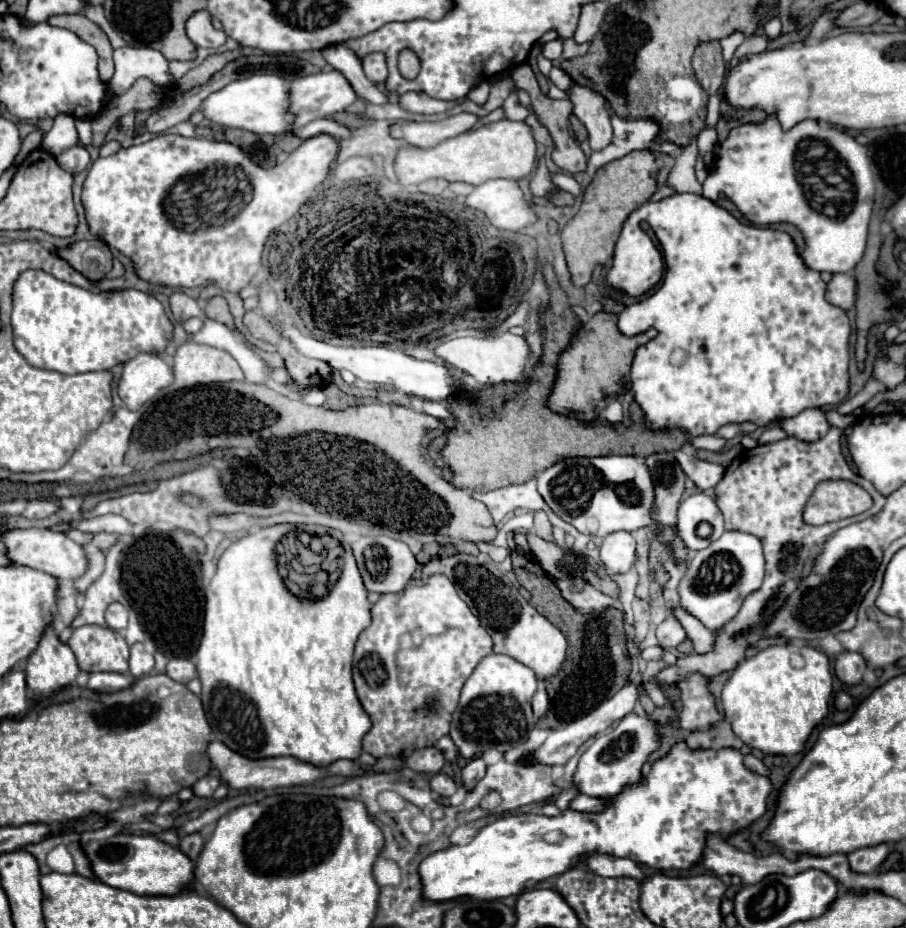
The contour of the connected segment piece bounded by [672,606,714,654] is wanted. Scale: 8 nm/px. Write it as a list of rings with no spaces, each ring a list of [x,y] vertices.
[[[676,606],[672,608],[672,614],[678,618],[678,622],[682,624],[682,628],[686,630],[686,636],[694,642],[694,650],[696,652],[708,652],[714,644],[714,632],[710,632],[696,616],[688,614],[684,608]]]

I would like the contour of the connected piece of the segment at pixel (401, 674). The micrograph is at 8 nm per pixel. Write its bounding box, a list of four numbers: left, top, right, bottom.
[354,574,492,758]

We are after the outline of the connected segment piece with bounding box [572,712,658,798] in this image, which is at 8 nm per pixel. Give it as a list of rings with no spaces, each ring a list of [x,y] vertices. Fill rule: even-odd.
[[[630,714],[626,716],[624,720],[618,722],[618,726],[608,732],[608,734],[602,734],[594,740],[594,744],[580,756],[580,762],[578,762],[578,768],[574,772],[574,786],[578,788],[580,794],[586,794],[586,796],[592,796],[592,798],[604,798],[604,796],[614,796],[618,794],[626,784],[634,782],[640,778],[640,770],[642,770],[642,764],[646,762],[646,758],[650,756],[650,752],[654,752],[658,746],[658,738],[656,738],[656,730],[654,730],[654,724],[648,720],[648,718],[642,718],[638,714]],[[622,736],[628,736],[632,740],[632,744],[628,746],[628,750],[624,750],[618,758],[610,760],[610,762],[602,762],[600,760],[600,754],[602,750],[610,748],[614,742],[618,742]]]

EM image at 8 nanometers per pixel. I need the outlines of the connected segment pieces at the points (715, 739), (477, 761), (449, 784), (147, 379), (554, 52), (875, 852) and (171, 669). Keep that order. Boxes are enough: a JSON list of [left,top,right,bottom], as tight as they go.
[[688,720,742,748],[462,756,486,790],[430,774,458,796],[118,352,174,410],[542,38,562,60],[848,844,888,874],[166,658,196,684]]

